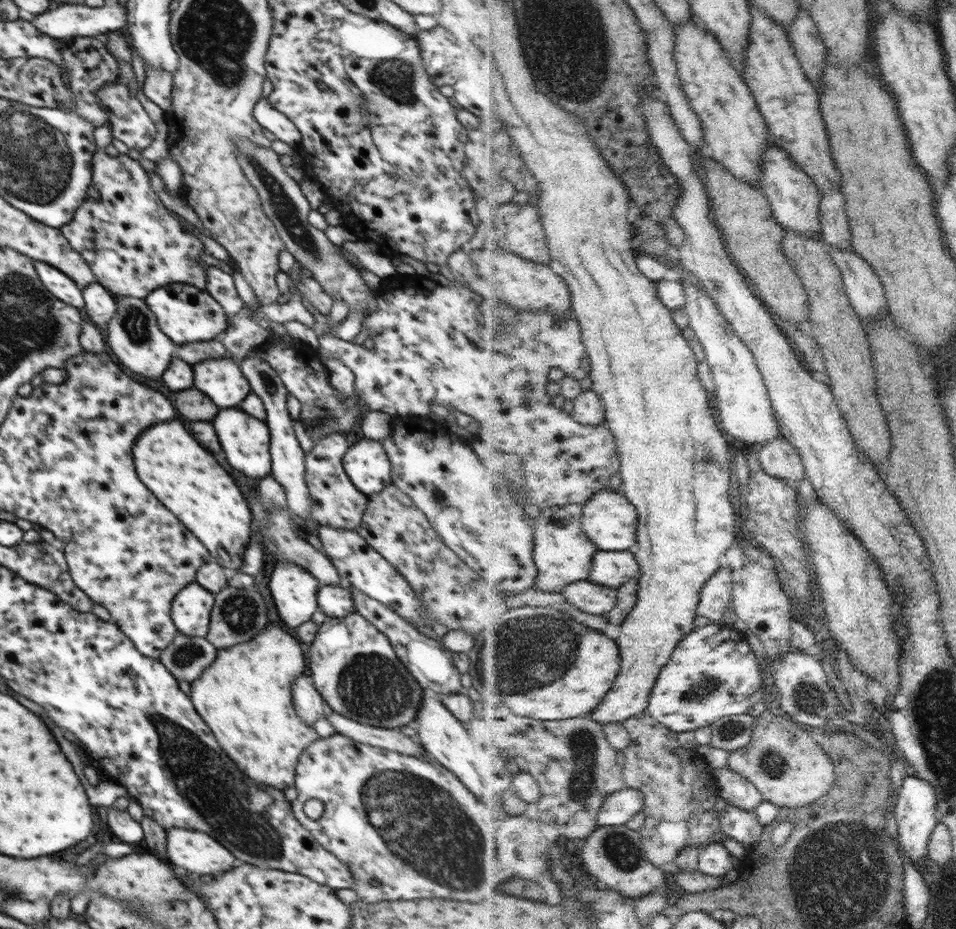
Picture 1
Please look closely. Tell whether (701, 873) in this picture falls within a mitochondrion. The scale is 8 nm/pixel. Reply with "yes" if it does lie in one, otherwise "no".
no

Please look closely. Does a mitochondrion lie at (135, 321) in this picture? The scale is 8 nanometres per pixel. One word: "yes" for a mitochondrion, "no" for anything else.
yes

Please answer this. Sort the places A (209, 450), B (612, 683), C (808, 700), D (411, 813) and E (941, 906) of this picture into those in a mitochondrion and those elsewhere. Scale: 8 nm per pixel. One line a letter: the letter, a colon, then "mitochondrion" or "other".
A: other
B: other
C: mitochondrion
D: mitochondrion
E: other

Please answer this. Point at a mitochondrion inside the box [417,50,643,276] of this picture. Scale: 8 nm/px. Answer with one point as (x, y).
(574, 92)

